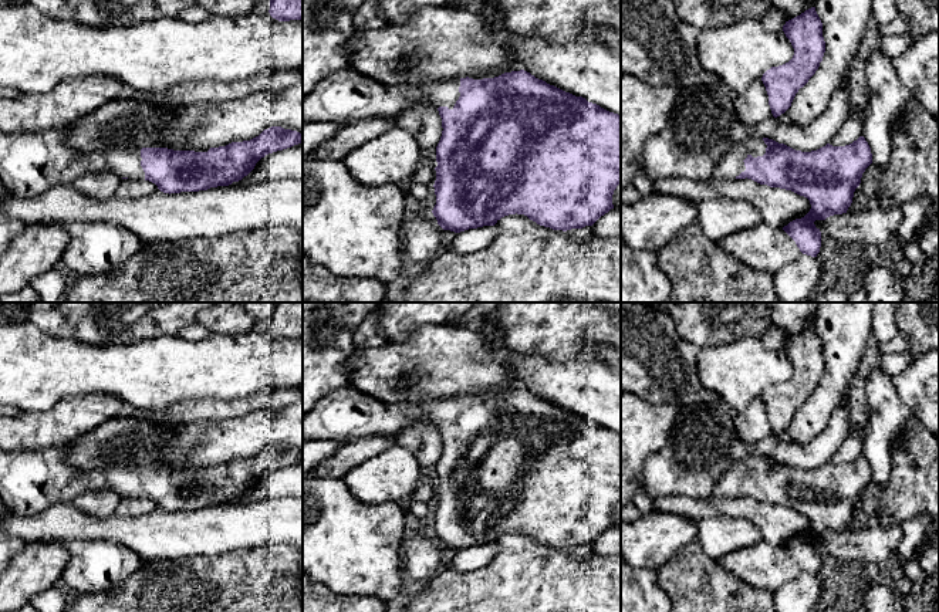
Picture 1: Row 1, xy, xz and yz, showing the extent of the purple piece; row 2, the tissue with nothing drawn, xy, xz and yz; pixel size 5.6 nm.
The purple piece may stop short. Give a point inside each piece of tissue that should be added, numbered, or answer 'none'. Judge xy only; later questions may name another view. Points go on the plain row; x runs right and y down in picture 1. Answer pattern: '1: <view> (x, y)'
1: xy (30, 480)

